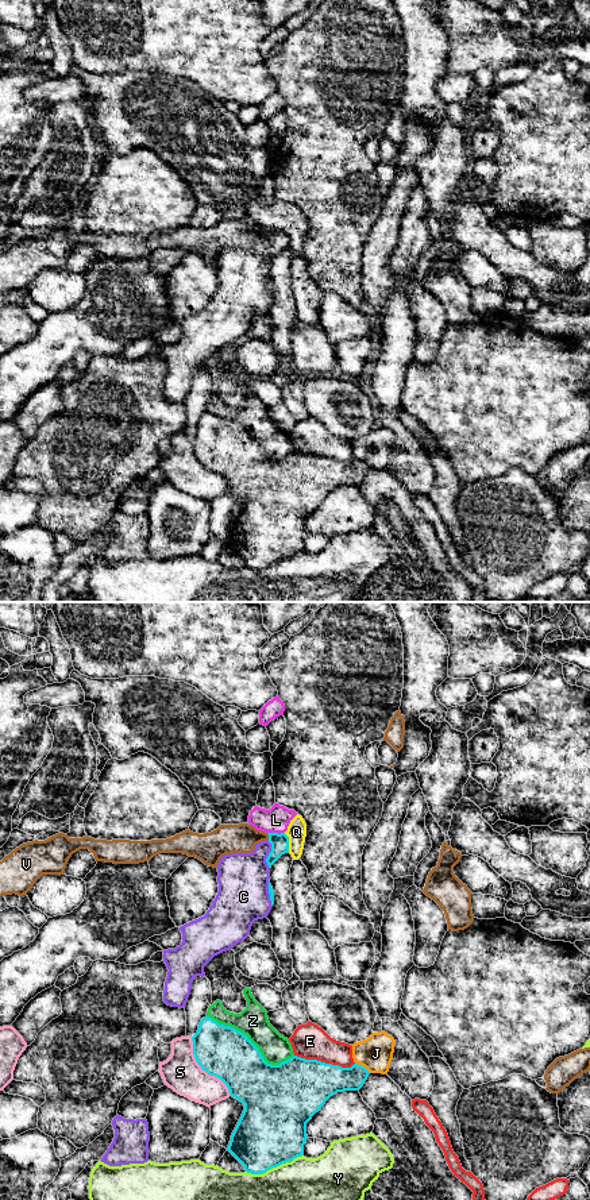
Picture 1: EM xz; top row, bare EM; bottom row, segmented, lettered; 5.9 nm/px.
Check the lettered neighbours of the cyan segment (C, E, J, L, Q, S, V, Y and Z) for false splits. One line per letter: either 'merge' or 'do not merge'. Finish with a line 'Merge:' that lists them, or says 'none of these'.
C: do not merge
E: do not merge
J: do not merge
L: do not merge
Q: do not merge
S: do not merge
V: do not merge
Y: do not merge
Z: do not merge
Merge: none of these

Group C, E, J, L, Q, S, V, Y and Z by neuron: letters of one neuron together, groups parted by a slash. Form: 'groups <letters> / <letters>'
groups C / E / J / L Q / S / V / Y / Z

